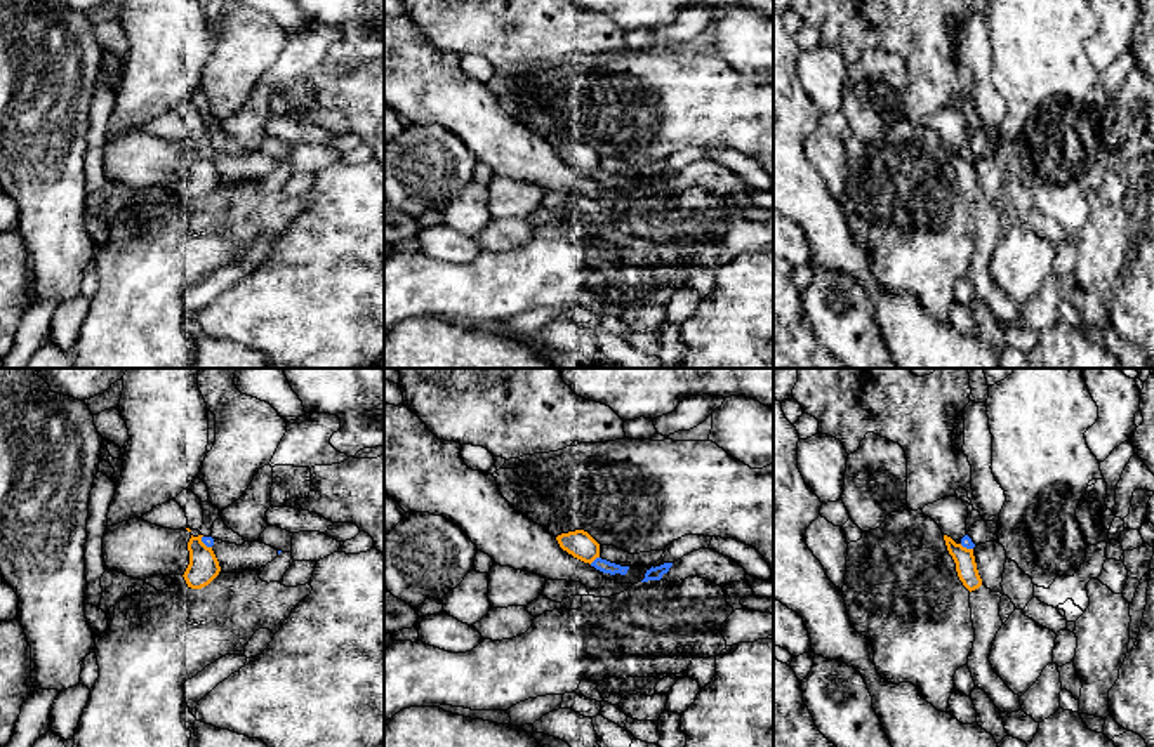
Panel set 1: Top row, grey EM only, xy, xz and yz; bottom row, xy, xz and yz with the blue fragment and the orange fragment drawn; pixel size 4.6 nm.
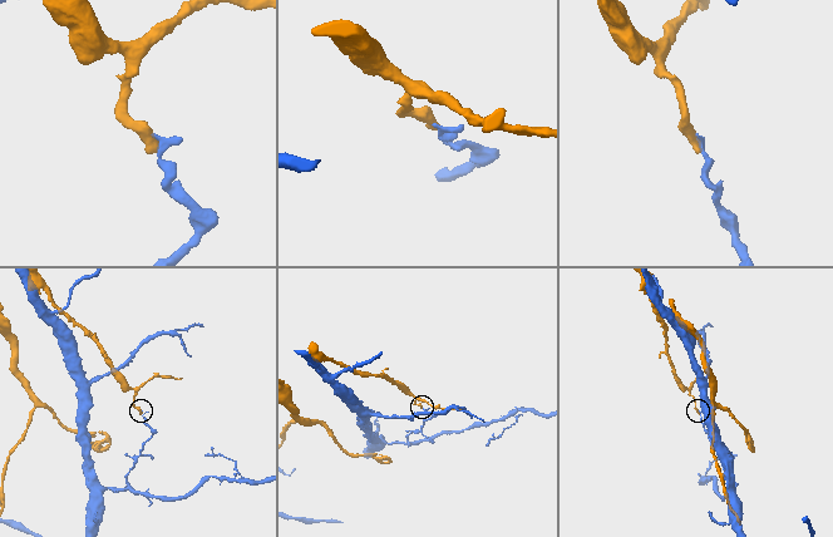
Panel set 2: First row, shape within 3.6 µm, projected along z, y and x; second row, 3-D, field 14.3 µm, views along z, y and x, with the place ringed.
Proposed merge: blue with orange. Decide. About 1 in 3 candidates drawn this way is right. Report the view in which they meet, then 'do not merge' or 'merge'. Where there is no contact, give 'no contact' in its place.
xz | do not merge

